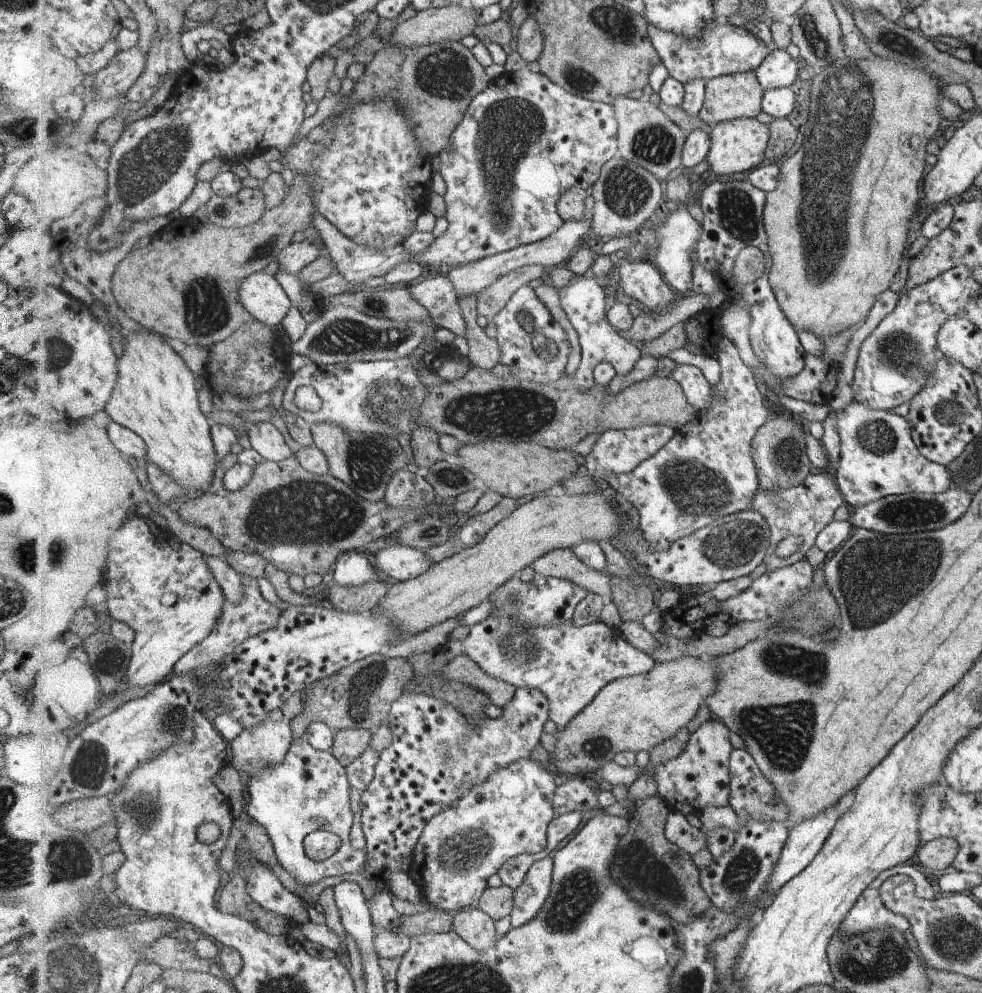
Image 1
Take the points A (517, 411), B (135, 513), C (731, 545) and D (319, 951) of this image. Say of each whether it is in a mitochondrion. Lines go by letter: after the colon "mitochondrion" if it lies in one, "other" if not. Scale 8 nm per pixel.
A: mitochondrion
B: other
C: mitochondrion
D: other

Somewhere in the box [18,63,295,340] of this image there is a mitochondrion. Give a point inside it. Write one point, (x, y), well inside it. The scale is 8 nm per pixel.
(154, 159)

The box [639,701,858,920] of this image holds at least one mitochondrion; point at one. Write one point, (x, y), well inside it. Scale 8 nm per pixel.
(741, 871)

